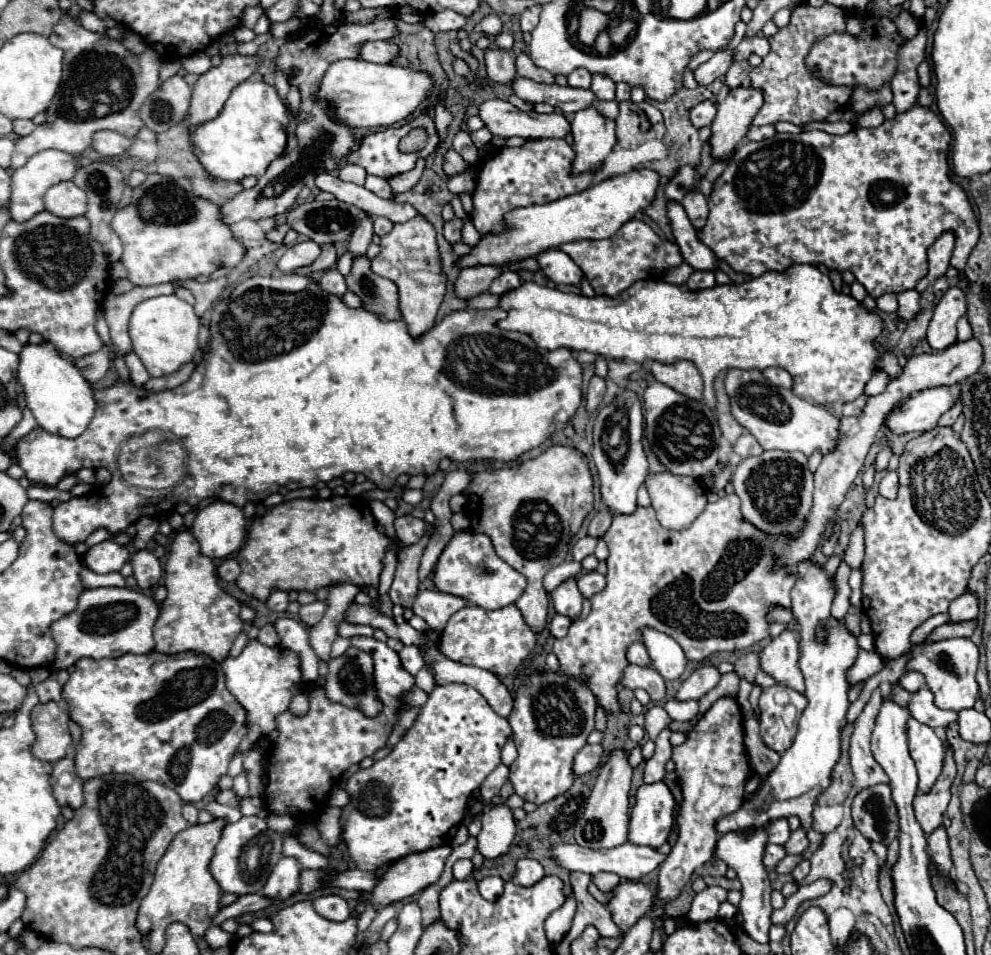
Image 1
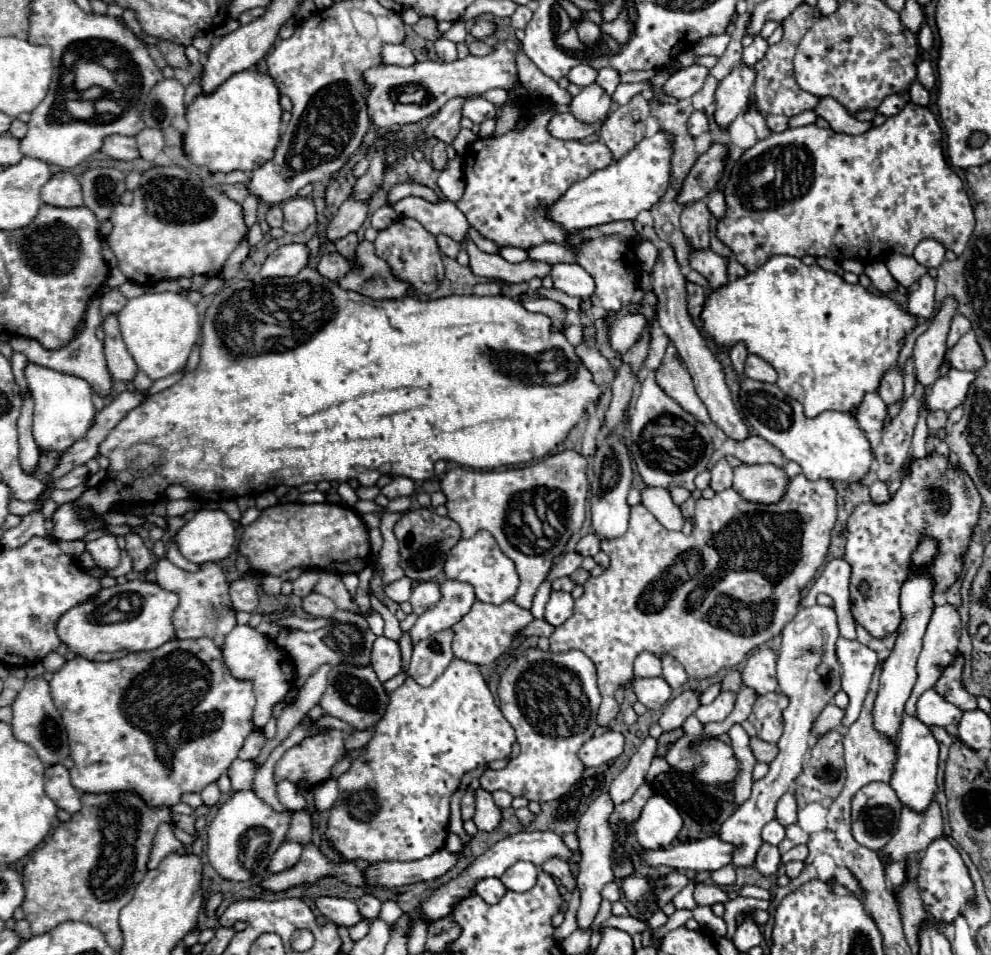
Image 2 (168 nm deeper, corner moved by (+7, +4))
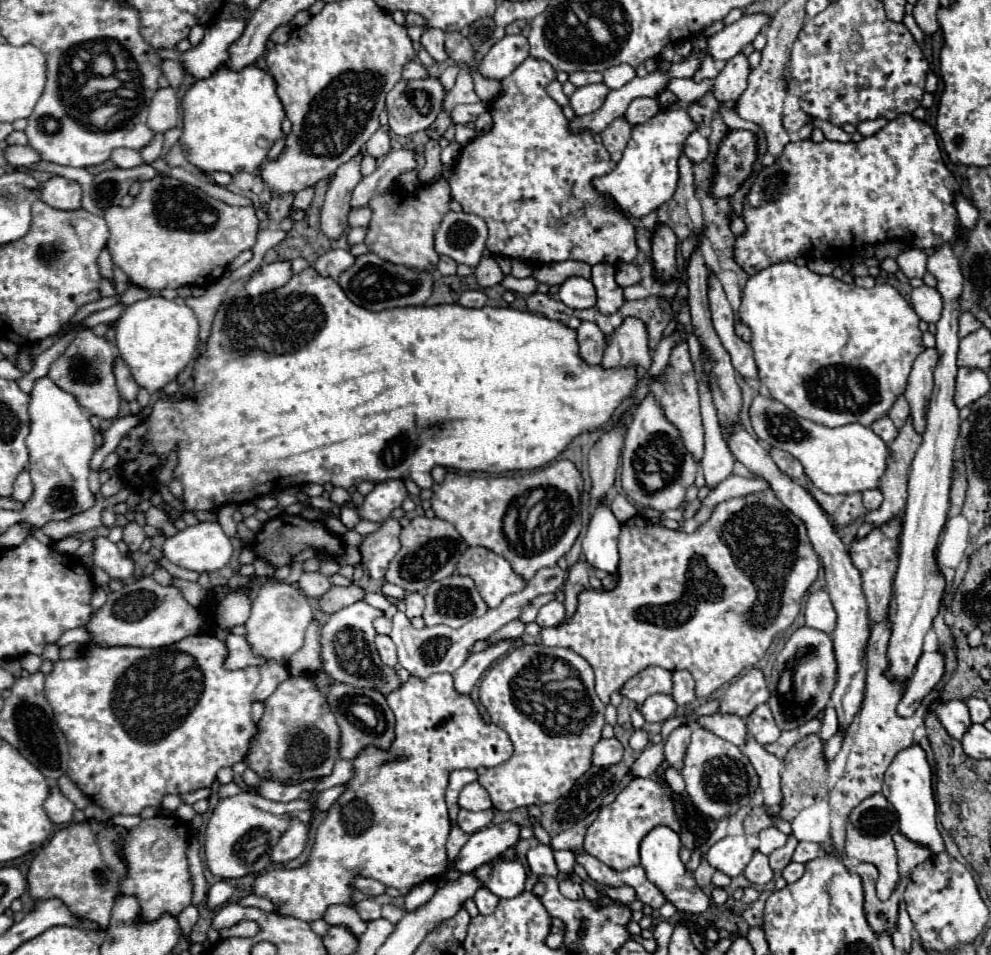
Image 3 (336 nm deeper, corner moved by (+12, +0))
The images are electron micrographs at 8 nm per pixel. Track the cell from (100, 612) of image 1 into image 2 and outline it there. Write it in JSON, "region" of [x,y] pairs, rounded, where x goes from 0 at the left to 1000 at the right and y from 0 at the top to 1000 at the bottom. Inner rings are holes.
{"region":[[[148,607],[116,614],[112,618],[112,626],[108,626],[106,620],[108,618],[104,618],[98,626],[72,637],[58,651],[58,666],[72,683],[88,691],[106,693],[130,683],[156,681],[177,668],[177,658],[173,653],[173,645],[181,632],[181,624],[177,620],[164,618],[160,612]]]}

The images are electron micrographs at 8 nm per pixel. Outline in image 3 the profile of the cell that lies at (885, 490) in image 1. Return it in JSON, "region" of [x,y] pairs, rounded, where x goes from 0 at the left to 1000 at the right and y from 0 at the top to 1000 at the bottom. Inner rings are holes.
{"region":[[[886,511],[872,515],[872,530],[874,530],[874,534],[884,534],[888,528],[890,528],[890,515]]]}

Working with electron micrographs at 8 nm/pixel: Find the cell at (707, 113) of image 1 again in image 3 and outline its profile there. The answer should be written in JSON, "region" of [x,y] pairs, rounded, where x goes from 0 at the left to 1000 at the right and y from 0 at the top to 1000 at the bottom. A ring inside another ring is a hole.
{"region":[[[700,136],[690,151],[690,161],[698,168],[698,170],[708,170],[714,163],[714,147],[706,136]]]}

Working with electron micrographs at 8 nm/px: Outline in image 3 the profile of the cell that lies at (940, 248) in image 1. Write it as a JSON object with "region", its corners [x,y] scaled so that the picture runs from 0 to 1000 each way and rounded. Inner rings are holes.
{"region":[[[916,260],[904,270],[908,283],[916,291],[930,291],[934,287],[934,272],[936,272],[936,268],[930,260]]]}

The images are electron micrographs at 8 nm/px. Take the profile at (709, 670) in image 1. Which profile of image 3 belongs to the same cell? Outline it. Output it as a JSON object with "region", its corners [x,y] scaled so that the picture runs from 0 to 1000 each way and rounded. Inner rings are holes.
{"region":[[[688,758],[682,764],[676,766],[674,775],[670,777],[670,787],[672,787],[672,796],[676,798],[676,802],[688,806],[688,796],[690,796],[690,785],[696,777],[696,769],[702,762],[702,758]]]}

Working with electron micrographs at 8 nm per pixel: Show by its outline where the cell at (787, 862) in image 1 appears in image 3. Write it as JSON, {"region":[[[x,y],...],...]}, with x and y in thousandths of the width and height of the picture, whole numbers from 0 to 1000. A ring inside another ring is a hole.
{"region":[[[805,882],[803,890],[801,890],[801,896],[799,896],[799,903],[817,903],[825,896],[825,884],[823,882]]]}

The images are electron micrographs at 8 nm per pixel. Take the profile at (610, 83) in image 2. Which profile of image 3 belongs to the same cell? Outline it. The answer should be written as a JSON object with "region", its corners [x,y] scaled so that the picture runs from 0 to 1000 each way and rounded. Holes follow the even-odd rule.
{"region":[[[624,67],[624,69],[618,69],[618,71],[614,71],[614,73],[609,73],[609,88],[616,92],[616,94],[624,94],[624,92],[628,92],[632,86],[636,86],[640,80],[642,80],[642,75],[640,75],[640,71],[636,71],[634,67]]]}

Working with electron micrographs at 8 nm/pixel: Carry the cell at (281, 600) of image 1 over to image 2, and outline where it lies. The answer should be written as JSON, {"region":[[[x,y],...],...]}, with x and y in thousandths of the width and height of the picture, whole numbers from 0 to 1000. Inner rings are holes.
{"region":[[[267,603],[265,605],[265,612],[263,612],[263,616],[269,620],[269,622],[273,622],[273,624],[277,624],[277,622],[282,622],[284,620],[284,614],[286,614],[286,607],[282,605],[282,603]]]}

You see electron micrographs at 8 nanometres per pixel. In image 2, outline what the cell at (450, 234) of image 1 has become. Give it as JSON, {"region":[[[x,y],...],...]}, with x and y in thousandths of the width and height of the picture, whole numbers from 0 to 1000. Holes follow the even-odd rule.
{"region":[[[443,247],[441,249],[441,253],[443,253],[443,260],[445,260],[445,264],[449,266],[449,268],[453,268],[453,270],[461,270],[461,266],[463,266],[463,255],[459,255],[453,247]]]}

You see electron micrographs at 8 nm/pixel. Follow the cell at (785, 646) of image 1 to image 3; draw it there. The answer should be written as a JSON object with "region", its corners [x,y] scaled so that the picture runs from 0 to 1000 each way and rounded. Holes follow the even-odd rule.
{"region":[[[759,699],[753,706],[745,708],[741,712],[741,716],[737,716],[737,720],[733,723],[733,727],[729,731],[727,743],[739,746],[739,748],[745,748],[747,752],[751,752],[757,746],[761,746],[761,741],[765,737],[771,737],[775,731],[777,731],[777,723],[775,723],[769,702]]]}

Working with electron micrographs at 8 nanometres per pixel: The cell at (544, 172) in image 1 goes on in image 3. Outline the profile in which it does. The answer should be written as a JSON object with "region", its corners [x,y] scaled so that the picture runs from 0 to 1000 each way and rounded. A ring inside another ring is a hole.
{"region":[[[531,61],[513,82],[507,84],[507,98],[496,107],[494,119],[498,124],[492,140],[480,142],[464,159],[454,186],[456,207],[466,214],[472,224],[484,226],[492,237],[490,260],[496,266],[511,270],[525,270],[537,276],[585,272],[591,276],[624,276],[642,272],[642,247],[636,230],[622,222],[620,214],[601,203],[597,186],[609,184],[618,178],[614,157],[599,149],[595,138],[577,140],[573,126],[553,98],[551,88],[561,82],[555,67],[541,61]]]}

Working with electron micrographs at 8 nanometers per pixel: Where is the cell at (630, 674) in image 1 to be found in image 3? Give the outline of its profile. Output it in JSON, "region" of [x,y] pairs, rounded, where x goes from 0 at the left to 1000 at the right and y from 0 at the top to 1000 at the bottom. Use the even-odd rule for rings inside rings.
{"region":[[[668,727],[654,729],[646,739],[646,746],[652,752],[652,756],[668,756],[676,752],[680,743],[682,743],[682,735],[678,733],[678,729],[668,729]]]}

